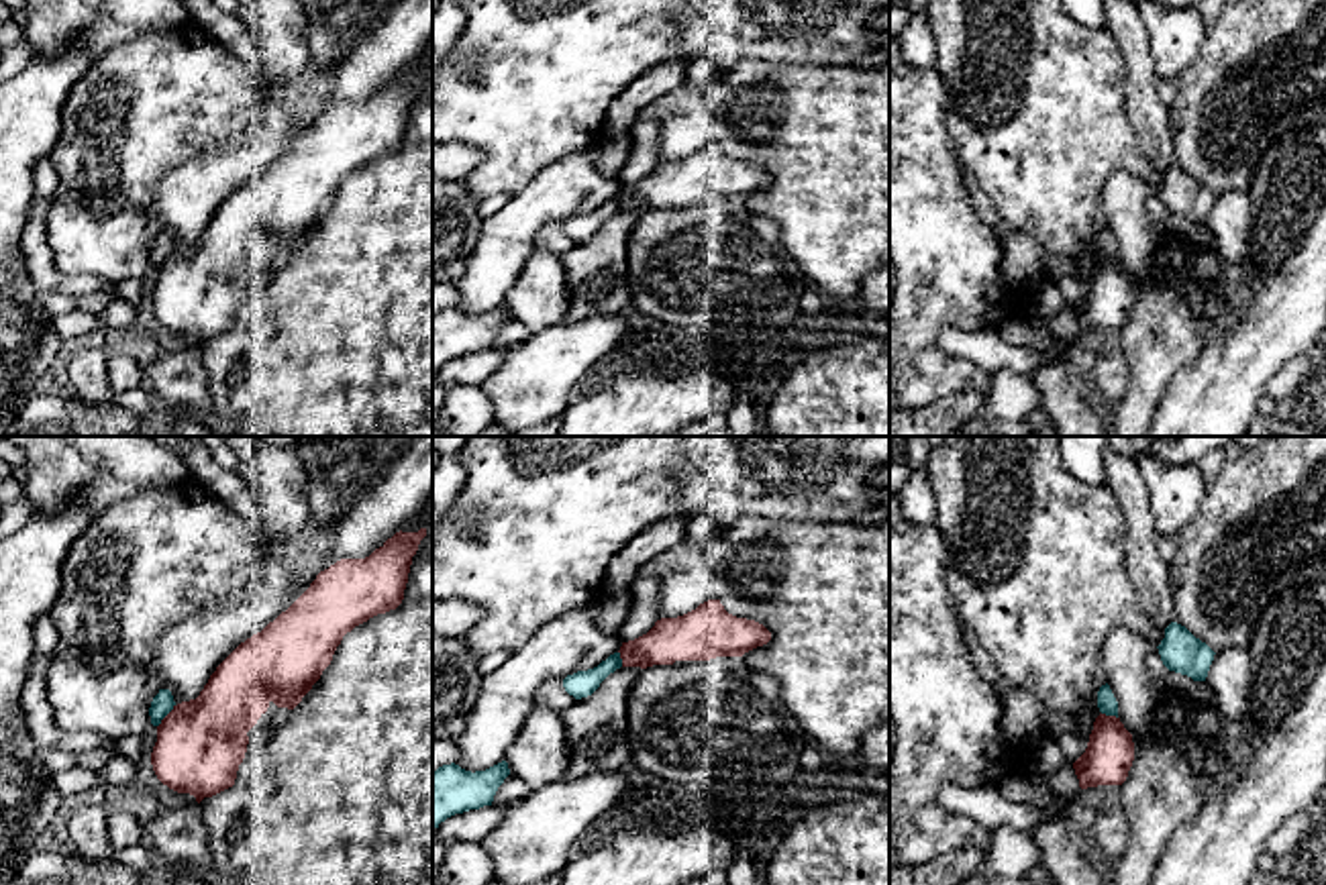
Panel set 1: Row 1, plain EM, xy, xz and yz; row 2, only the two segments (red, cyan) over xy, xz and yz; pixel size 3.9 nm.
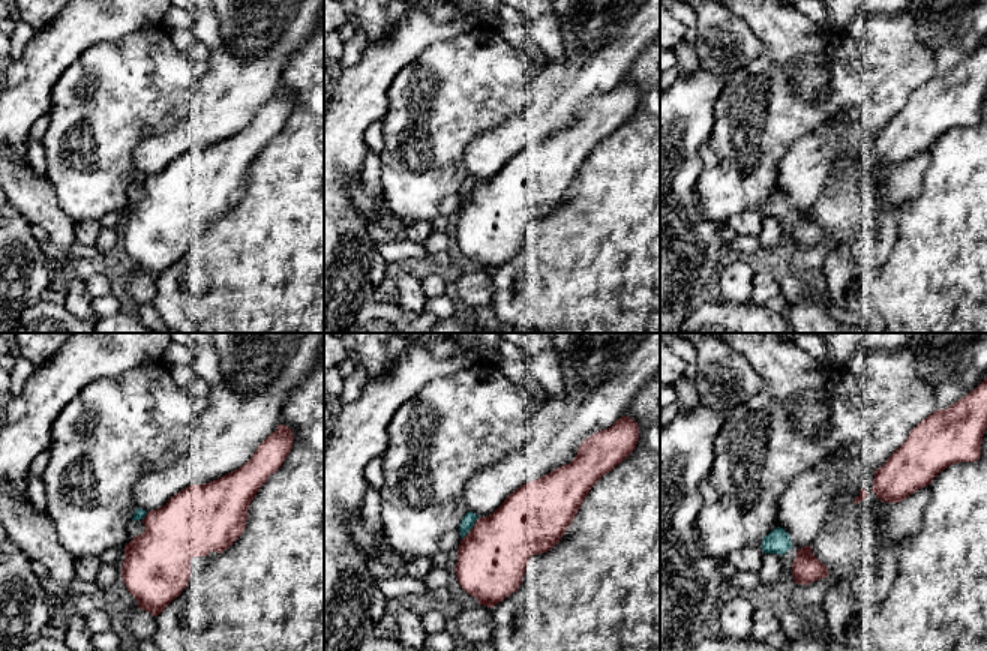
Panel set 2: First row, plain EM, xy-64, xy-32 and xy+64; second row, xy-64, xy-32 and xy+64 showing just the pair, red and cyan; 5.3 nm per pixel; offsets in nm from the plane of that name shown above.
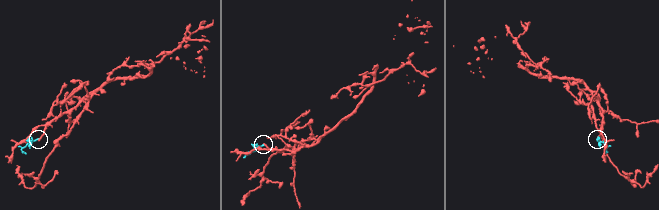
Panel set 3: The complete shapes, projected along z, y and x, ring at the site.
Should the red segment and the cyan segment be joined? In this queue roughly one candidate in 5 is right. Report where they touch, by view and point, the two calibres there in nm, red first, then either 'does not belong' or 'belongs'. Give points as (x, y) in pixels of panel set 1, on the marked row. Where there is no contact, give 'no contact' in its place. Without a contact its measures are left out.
contact xy (166, 716); calibres 340 and 90 nm; does not belong

